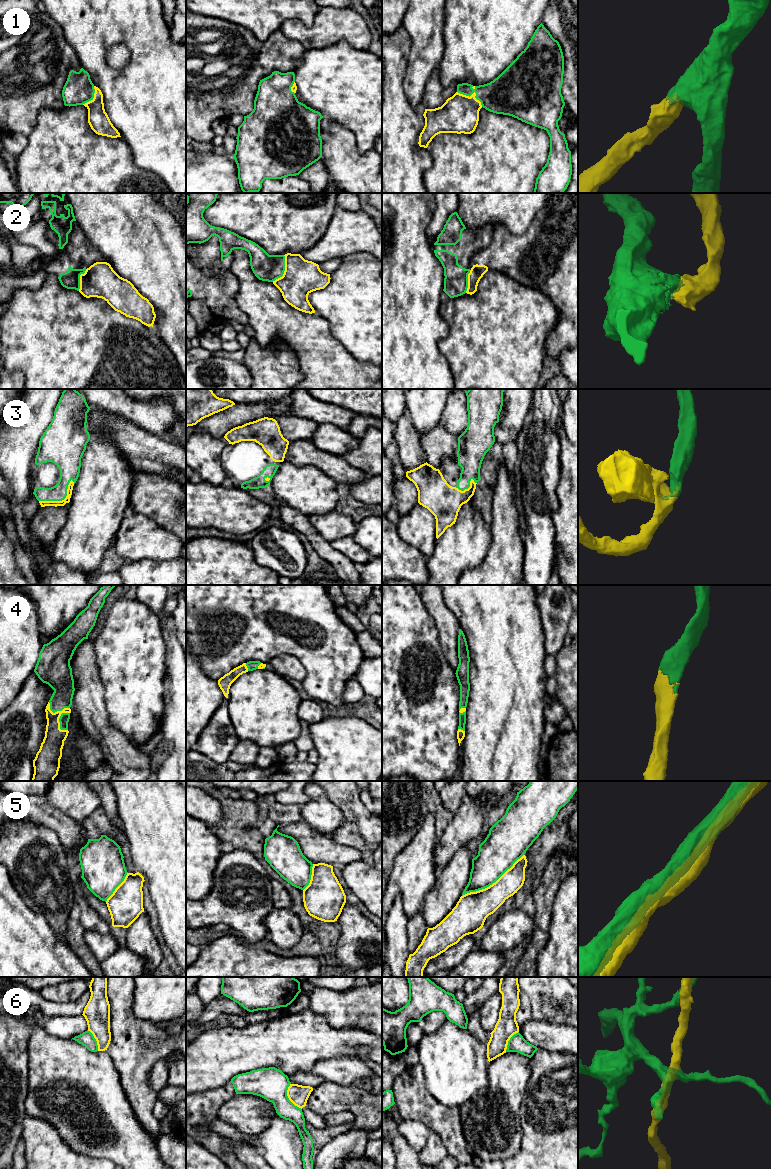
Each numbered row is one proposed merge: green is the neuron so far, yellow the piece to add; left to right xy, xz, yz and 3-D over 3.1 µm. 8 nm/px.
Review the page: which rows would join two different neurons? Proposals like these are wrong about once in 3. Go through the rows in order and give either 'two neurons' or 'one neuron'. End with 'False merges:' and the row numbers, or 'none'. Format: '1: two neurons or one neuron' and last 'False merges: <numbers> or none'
1: one neuron
2: two neurons
3: one neuron
4: one neuron
5: one neuron
6: two neurons
False merges: 2, 6

